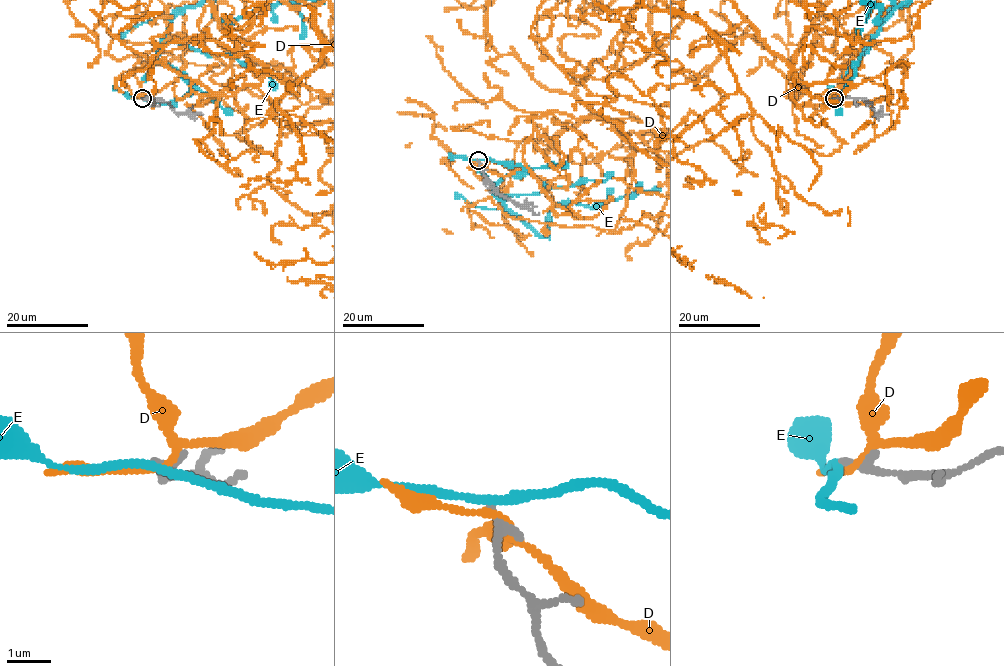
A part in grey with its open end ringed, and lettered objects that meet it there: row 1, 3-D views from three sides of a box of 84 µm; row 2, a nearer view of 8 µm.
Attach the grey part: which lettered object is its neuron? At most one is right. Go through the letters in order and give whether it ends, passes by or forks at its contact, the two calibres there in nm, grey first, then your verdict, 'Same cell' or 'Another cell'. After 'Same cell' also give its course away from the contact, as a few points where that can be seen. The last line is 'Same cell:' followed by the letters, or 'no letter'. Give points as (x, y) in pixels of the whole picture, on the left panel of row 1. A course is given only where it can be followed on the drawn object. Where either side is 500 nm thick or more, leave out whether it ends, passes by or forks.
D: It forks there. Thickness 220 nm (grey) against 150 nm. Another cell
E: It passes by. Thickness 200 nm (grey) against 180 nm. Another cell
Same cell: no letter

